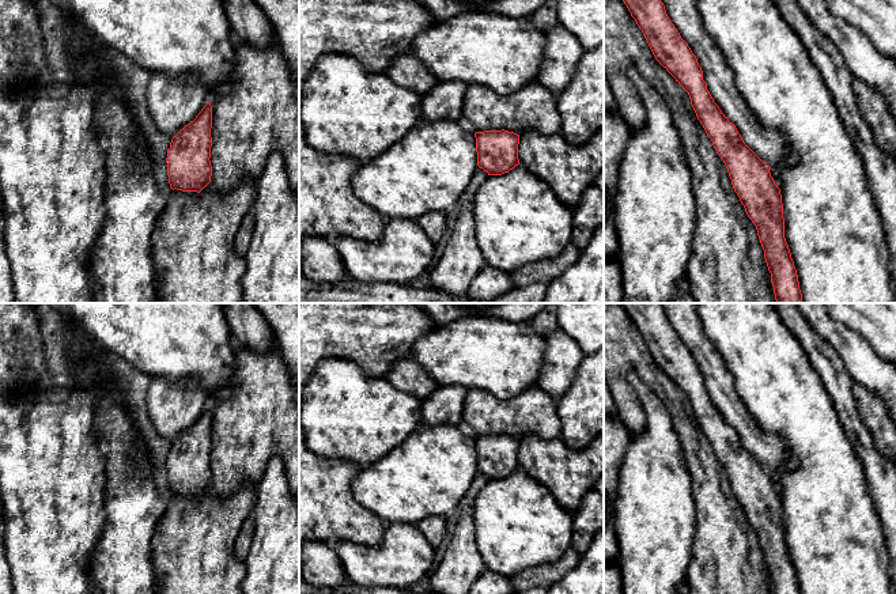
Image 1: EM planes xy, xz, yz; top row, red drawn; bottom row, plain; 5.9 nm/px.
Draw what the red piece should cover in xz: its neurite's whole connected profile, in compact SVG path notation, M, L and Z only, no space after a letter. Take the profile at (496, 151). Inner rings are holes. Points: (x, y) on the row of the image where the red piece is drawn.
M534 80L502 97L485 86L468 86L462 117L476 128L477 166L502 175L519 164L519 133L528 129L559 133L562 118L556 97Z

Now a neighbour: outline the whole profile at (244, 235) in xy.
M250 211L242 219L241 226L239 226L239 228L235 234L235 239L234 239L234 247L239 256L245 257L245 253L246 253L246 250L250 245L252 237L253 237L254 226L256 226L254 213L253 213L253 211Z

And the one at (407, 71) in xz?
M411 52L396 57L382 73L366 69L352 56L328 53L303 80L299 121L314 150L367 163L401 140L421 120L421 98L438 84L439 79Z

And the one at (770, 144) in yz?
M697 0L661 1L670 22L696 56L714 102L736 125L744 143L770 167L780 170L797 166L799 156L791 151L785 135L761 125L737 88L733 69L704 29Z

